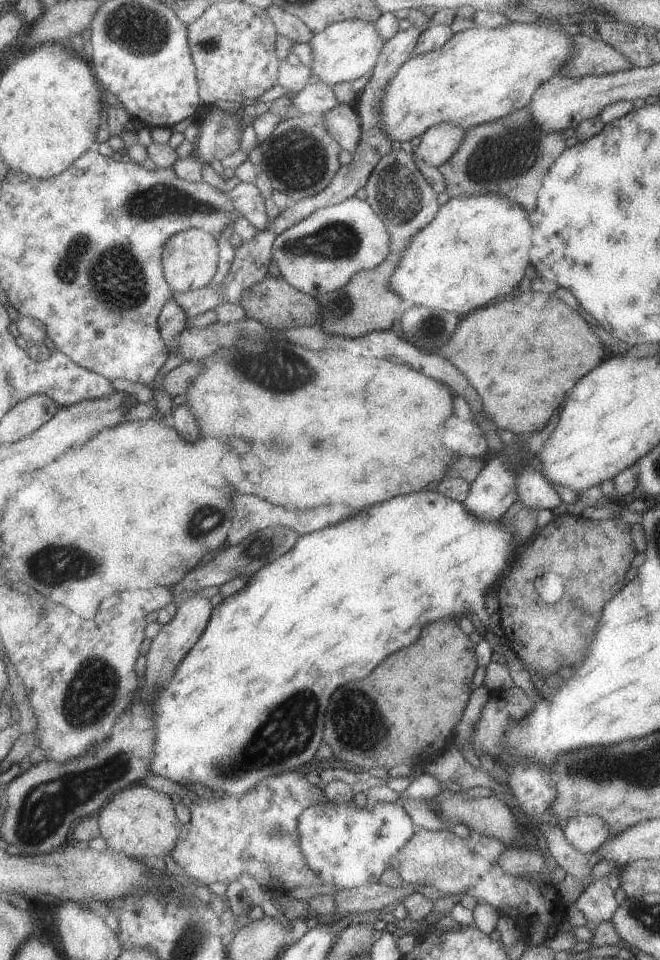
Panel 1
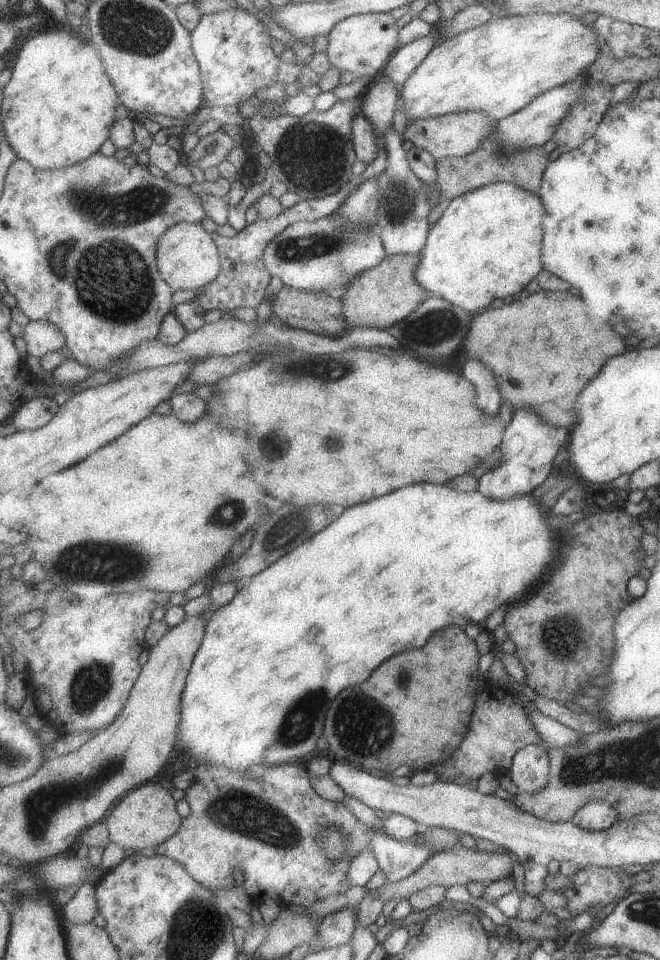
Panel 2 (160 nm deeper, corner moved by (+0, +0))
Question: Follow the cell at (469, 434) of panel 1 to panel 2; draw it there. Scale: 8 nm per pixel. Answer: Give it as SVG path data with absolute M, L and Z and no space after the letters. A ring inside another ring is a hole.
M467 360L463 364L463 374L477 388L479 408L501 408L503 396L499 390L499 382L487 364L483 364L479 360Z

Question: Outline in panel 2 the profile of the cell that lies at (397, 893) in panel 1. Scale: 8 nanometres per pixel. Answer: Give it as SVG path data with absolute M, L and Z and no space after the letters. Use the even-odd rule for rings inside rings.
M461 843L452 849L441 851L431 855L425 864L414 872L411 876L401 879L396 883L386 882L380 890L380 897L386 901L390 898L397 897L408 899L410 894L423 890L433 885L443 885L444 887L452 887L453 885L466 885L469 882L481 882L488 884L493 880L505 878L508 874L512 874L513 866L517 863L515 854L511 852L498 853L486 852L478 849L472 849Z

